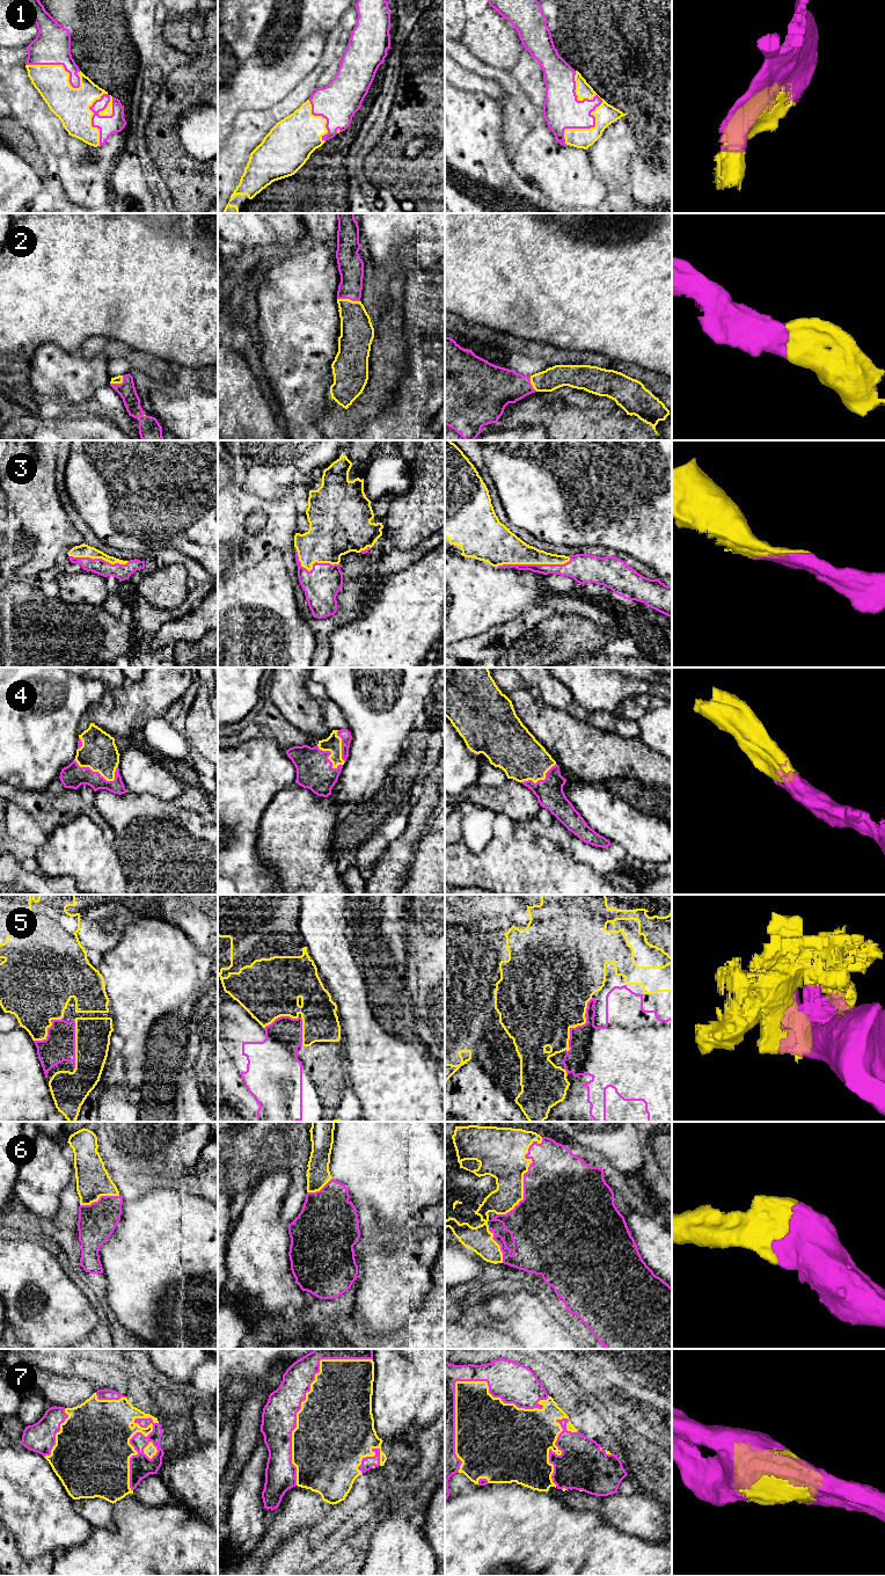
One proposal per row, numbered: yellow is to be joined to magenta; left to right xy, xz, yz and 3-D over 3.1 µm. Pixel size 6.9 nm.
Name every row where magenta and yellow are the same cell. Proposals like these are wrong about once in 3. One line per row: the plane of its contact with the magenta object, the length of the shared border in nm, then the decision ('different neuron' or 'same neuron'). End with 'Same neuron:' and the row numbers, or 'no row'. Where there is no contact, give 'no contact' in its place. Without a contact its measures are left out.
1: meets magenta in yz; contact 500 nm long; same neuron
2: meets magenta in xz; contact 160 nm long; same neuron
3: meets magenta in yz; contact 500 nm long; same neuron
4: meets magenta in xy; contact 320 nm long; same neuron
5: meets magenta in yz; contact 420 nm long; different neuron
6: meets magenta in yz; contact 650 nm long; same neuron
7: meets magenta in yz; contact 800 nm long; same neuron
Same neuron: 1, 2, 3, 4, 6, 7

